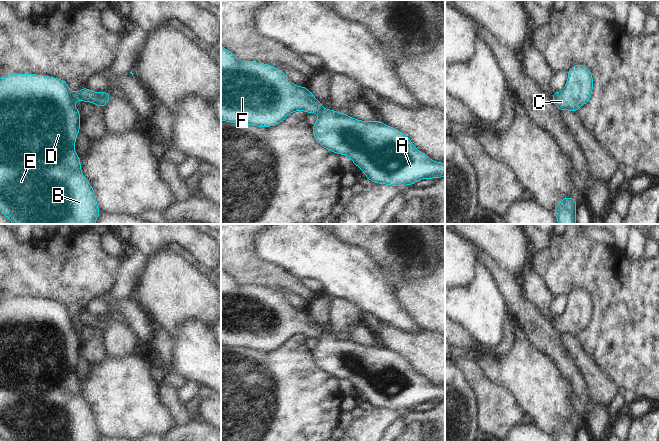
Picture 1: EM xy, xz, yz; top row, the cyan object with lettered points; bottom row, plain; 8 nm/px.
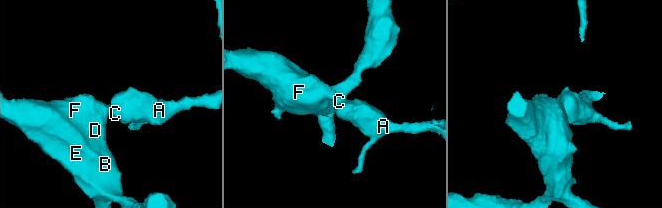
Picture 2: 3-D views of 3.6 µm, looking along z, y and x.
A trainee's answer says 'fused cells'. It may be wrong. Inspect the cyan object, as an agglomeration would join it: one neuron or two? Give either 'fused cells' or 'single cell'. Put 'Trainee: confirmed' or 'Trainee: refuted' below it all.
single cell
Trainee: refuted

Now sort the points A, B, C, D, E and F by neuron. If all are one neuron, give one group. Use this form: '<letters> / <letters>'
A B C D E F

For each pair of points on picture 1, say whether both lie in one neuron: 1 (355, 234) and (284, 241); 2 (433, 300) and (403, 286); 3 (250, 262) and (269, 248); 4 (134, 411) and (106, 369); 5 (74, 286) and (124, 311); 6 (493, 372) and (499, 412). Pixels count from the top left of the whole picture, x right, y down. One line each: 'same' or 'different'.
1: different
2: same
3: different
4: same
5: different
6: different

